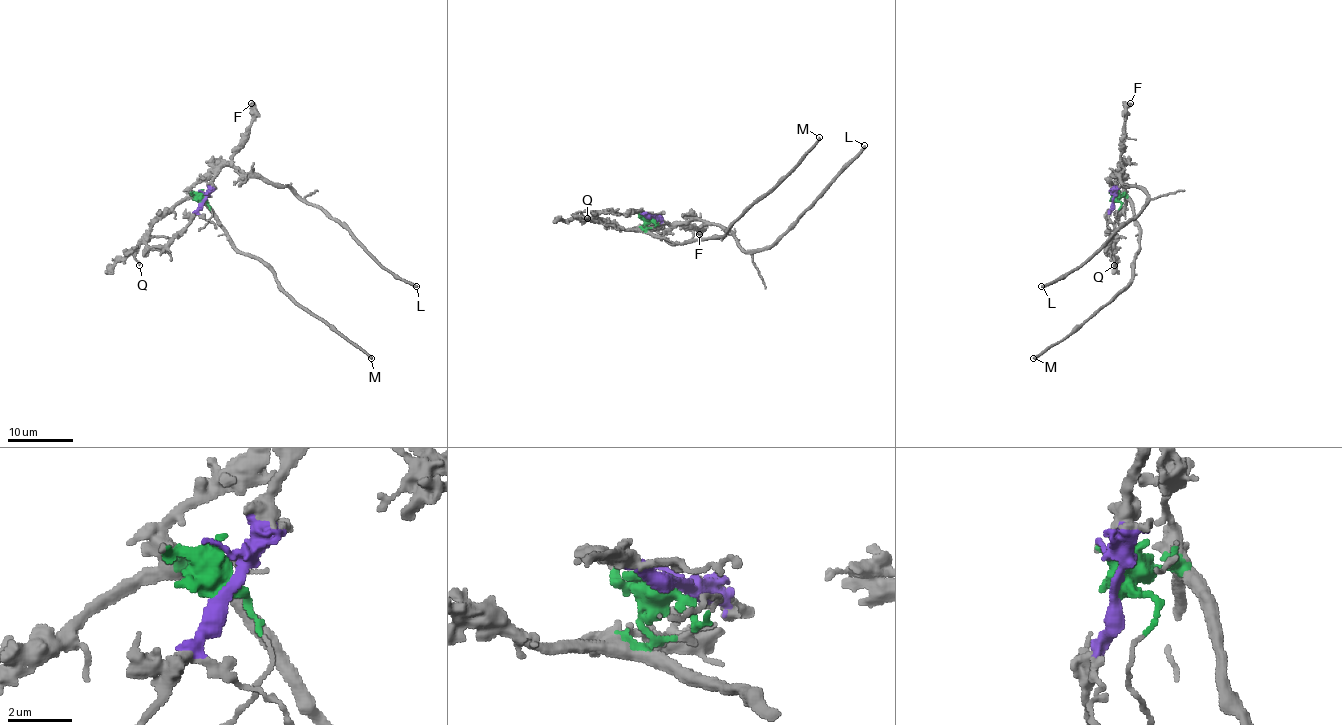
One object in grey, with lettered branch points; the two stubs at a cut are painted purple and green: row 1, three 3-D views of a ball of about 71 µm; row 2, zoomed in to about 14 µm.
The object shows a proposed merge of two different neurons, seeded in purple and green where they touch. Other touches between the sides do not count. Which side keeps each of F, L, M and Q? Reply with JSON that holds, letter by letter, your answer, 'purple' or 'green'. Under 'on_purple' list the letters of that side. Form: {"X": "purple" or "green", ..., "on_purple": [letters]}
{"F": "purple", "L": "purple", "M": "green", "Q": "green", "on_purple": ["F", "L"]}

